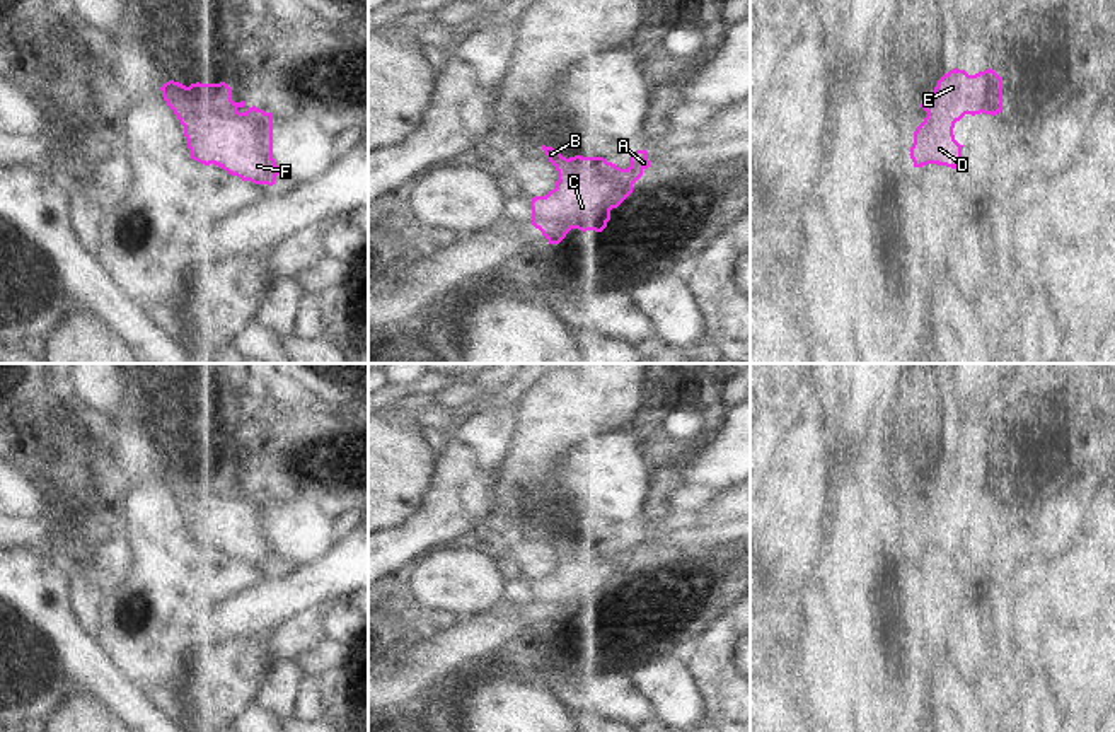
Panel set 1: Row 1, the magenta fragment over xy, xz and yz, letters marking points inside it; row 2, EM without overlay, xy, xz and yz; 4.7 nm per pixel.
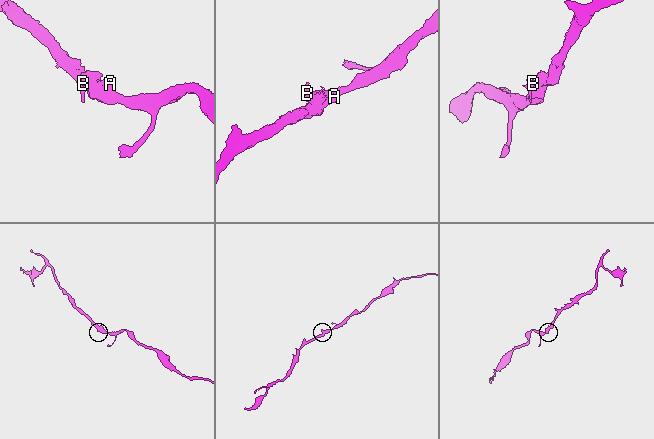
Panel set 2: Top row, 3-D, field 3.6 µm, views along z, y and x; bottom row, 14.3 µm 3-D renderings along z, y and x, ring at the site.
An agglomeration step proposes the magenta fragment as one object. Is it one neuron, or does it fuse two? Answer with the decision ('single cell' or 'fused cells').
single cell

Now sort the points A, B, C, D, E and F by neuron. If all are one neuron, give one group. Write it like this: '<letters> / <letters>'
A B C D E F

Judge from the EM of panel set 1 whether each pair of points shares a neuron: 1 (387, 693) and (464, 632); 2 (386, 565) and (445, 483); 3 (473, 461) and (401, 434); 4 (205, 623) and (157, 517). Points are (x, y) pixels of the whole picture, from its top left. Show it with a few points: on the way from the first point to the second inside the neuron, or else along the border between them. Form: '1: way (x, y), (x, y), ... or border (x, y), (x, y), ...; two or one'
1: way (406, 679), (420, 666), (437, 659), (445, 650); one
2: way (406, 545), (445, 504); one
3: border (437, 449), (437, 468), (427, 488); two
4: way (186, 598), (186, 591), (167, 570), (161, 543); one

